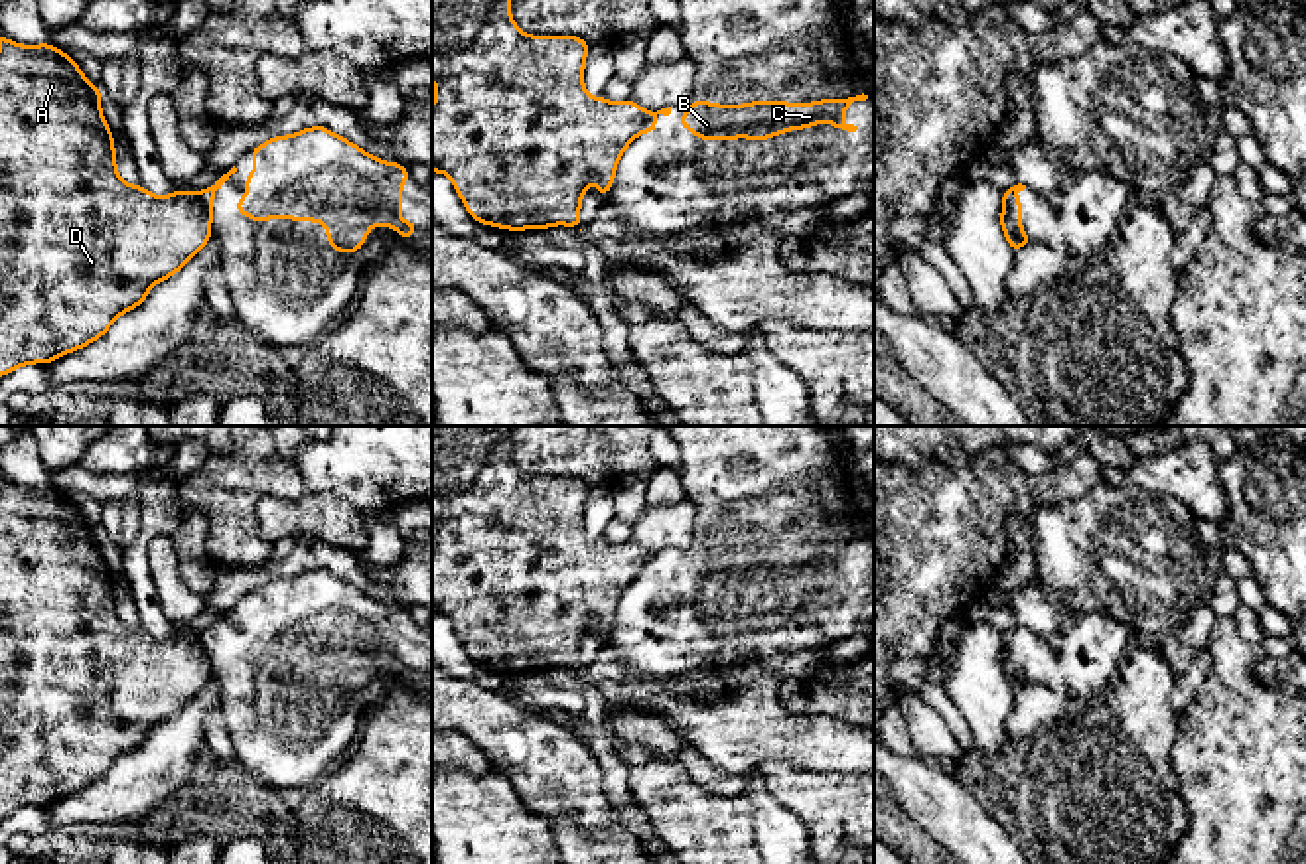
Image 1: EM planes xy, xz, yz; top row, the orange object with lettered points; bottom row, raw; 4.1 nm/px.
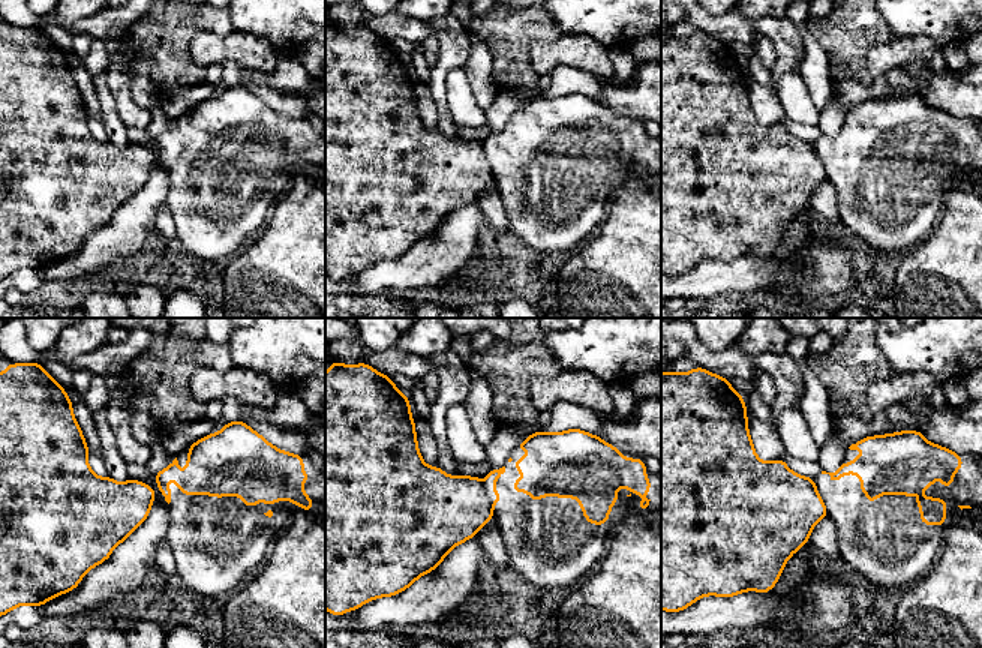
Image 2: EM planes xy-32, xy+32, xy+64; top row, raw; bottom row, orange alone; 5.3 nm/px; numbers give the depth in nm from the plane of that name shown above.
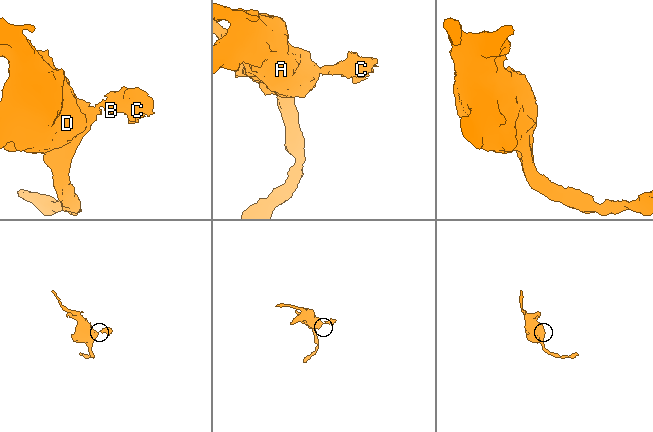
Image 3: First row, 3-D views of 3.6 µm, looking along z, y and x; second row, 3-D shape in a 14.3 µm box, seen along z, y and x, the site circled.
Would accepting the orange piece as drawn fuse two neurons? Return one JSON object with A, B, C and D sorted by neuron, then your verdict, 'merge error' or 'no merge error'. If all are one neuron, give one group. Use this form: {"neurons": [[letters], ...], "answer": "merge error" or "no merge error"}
{"neurons": [["A", "D"], ["B", "C"]], "answer": "merge error"}

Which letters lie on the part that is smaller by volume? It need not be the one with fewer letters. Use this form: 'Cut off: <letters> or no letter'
Cut off: B, C

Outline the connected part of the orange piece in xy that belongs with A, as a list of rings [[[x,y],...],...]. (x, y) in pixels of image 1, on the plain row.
[[[0,479],[0,819],[28,805],[51,805],[55,799],[77,793],[103,775],[128,752],[142,746],[150,730],[185,708],[211,679],[199,637],[193,633],[174,633],[156,639],[142,627],[128,627],[116,613],[114,580],[101,556],[101,533],[91,527],[77,505],[51,485],[20,487]]]

